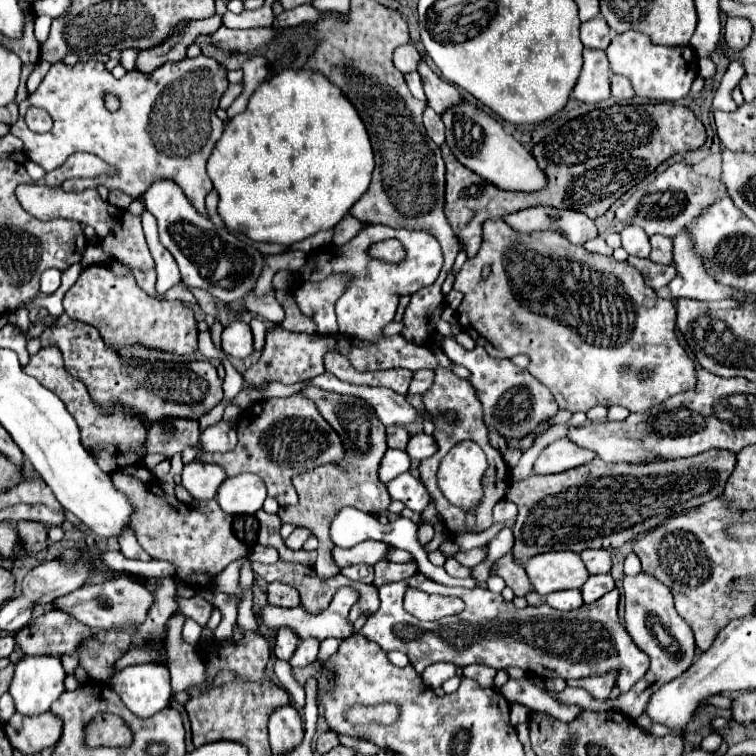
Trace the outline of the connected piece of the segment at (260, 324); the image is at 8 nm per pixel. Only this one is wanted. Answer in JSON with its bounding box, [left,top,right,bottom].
[250,317,266,351]

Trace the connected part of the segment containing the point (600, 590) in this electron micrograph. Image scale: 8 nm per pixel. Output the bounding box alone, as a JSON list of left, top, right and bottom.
[582,575,614,603]

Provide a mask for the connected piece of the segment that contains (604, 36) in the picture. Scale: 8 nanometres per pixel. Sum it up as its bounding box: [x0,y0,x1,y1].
[580,17,612,49]

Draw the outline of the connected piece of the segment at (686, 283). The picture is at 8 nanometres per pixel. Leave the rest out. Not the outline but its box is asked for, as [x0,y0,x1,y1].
[668,231,746,301]

